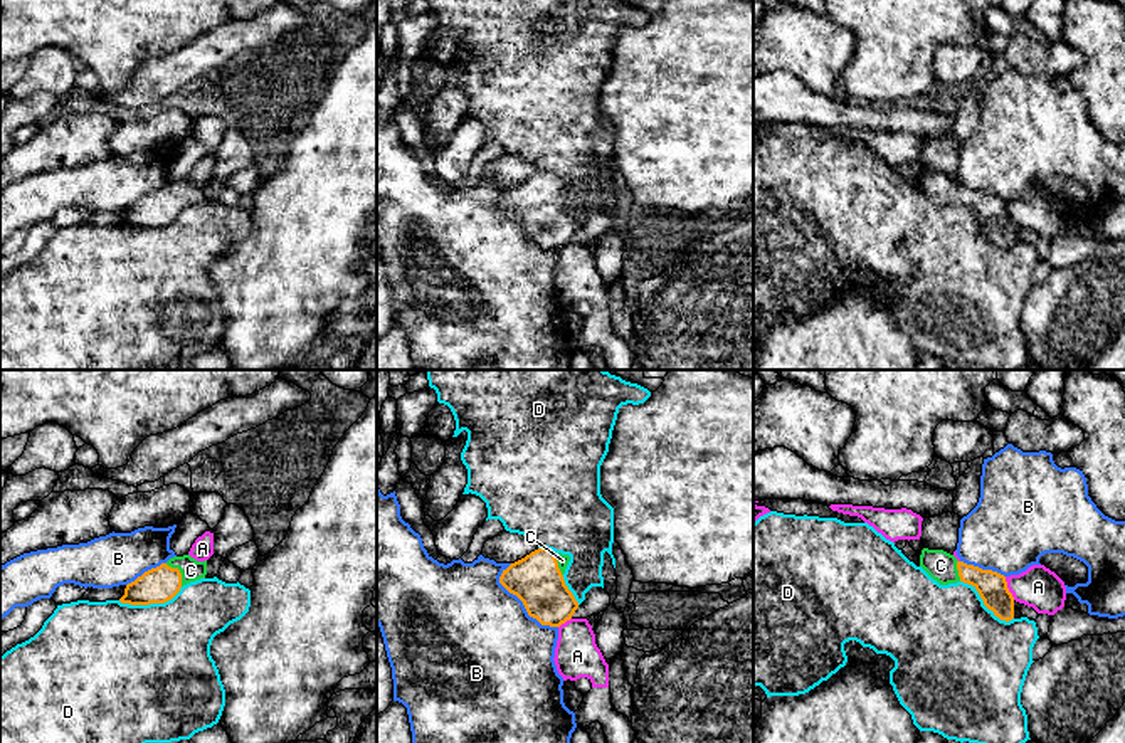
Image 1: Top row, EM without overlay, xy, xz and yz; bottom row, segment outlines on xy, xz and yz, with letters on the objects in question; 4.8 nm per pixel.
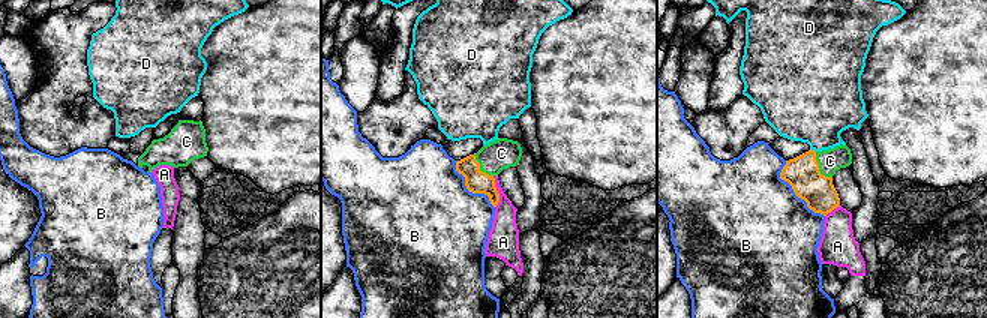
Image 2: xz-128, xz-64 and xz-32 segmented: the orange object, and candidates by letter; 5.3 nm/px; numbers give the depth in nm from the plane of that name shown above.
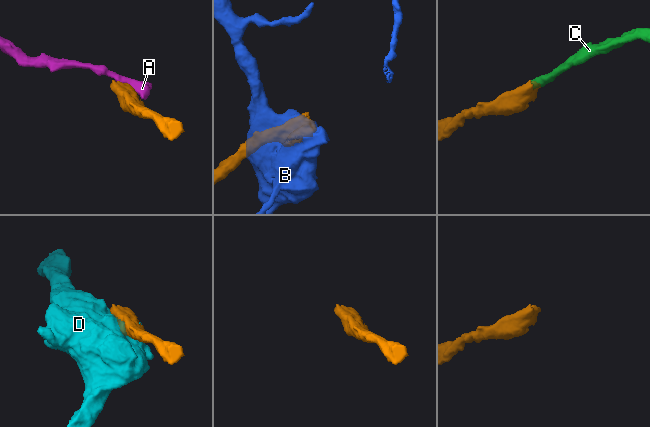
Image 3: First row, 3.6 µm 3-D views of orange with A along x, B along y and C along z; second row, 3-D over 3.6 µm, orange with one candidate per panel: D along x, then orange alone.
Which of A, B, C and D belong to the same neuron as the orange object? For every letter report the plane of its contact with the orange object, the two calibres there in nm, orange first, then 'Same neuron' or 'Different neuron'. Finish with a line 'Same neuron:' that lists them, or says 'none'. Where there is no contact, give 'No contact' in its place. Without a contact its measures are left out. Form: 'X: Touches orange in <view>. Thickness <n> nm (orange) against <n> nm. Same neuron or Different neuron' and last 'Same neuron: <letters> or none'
A: Touches orange in yz. Thickness 140 nm (orange) against 200 nm. Different neuron
B: Touches orange in xz. Thickness 240 nm (orange) against 480 nm. Different neuron
C: Touches orange in xy. Thickness 170 nm (orange) against 100 nm. Same neuron
D: Touches orange in xy. Thickness 170 nm (orange) against 480 nm. Different neuron
Same neuron: C

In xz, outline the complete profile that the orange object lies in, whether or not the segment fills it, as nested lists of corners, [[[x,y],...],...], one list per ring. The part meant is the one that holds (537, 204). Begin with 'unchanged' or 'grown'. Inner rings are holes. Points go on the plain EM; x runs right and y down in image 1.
grown; [[[538,171],[503,193],[499,207],[523,225],[530,240],[560,250],[578,232],[563,203],[568,185],[568,178]]]

